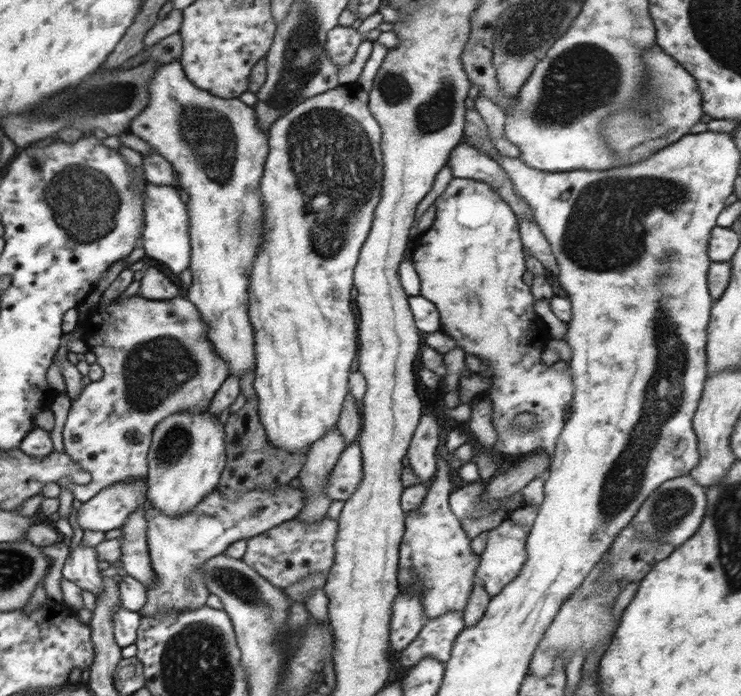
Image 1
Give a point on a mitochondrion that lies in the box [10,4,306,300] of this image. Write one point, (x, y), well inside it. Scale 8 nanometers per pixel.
(84, 202)

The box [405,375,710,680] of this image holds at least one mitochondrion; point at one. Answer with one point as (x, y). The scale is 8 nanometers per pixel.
(673, 505)

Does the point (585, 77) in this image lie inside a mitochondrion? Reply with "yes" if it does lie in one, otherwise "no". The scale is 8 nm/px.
yes

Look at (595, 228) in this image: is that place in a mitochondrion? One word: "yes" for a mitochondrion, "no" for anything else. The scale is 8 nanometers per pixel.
yes

